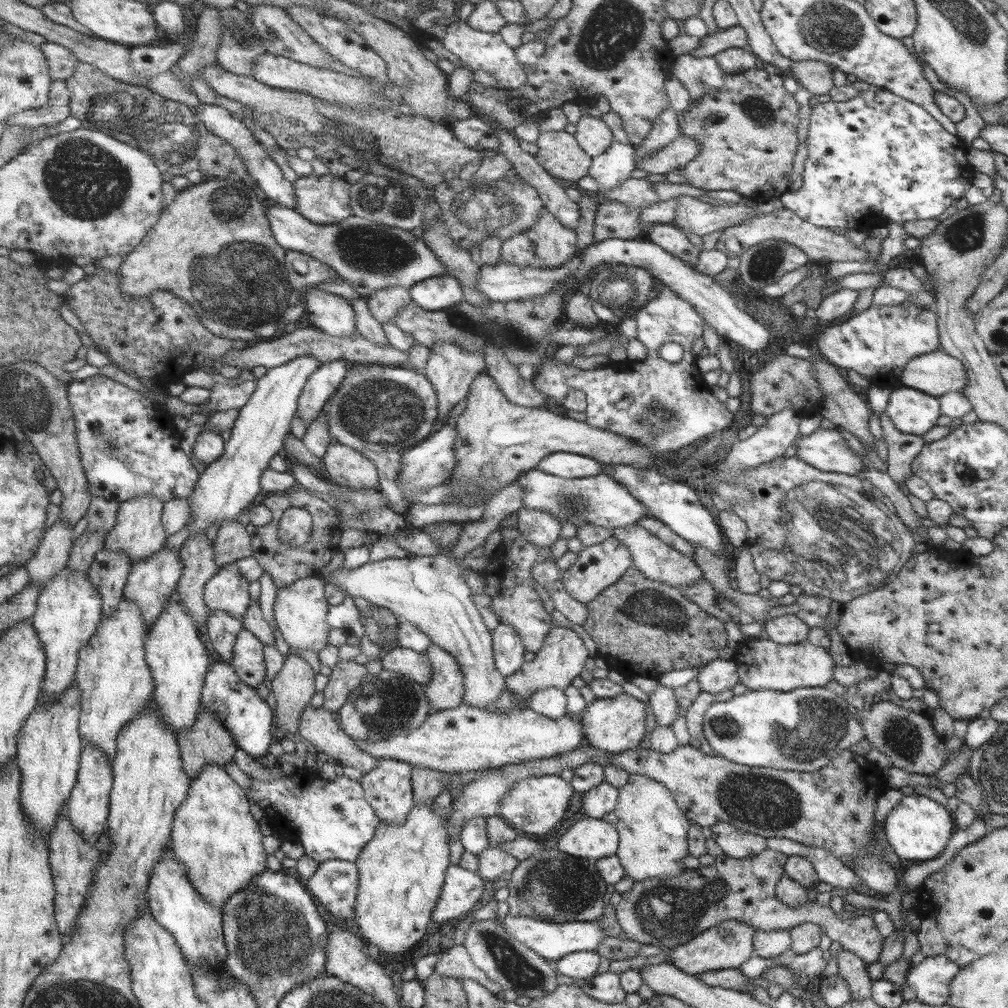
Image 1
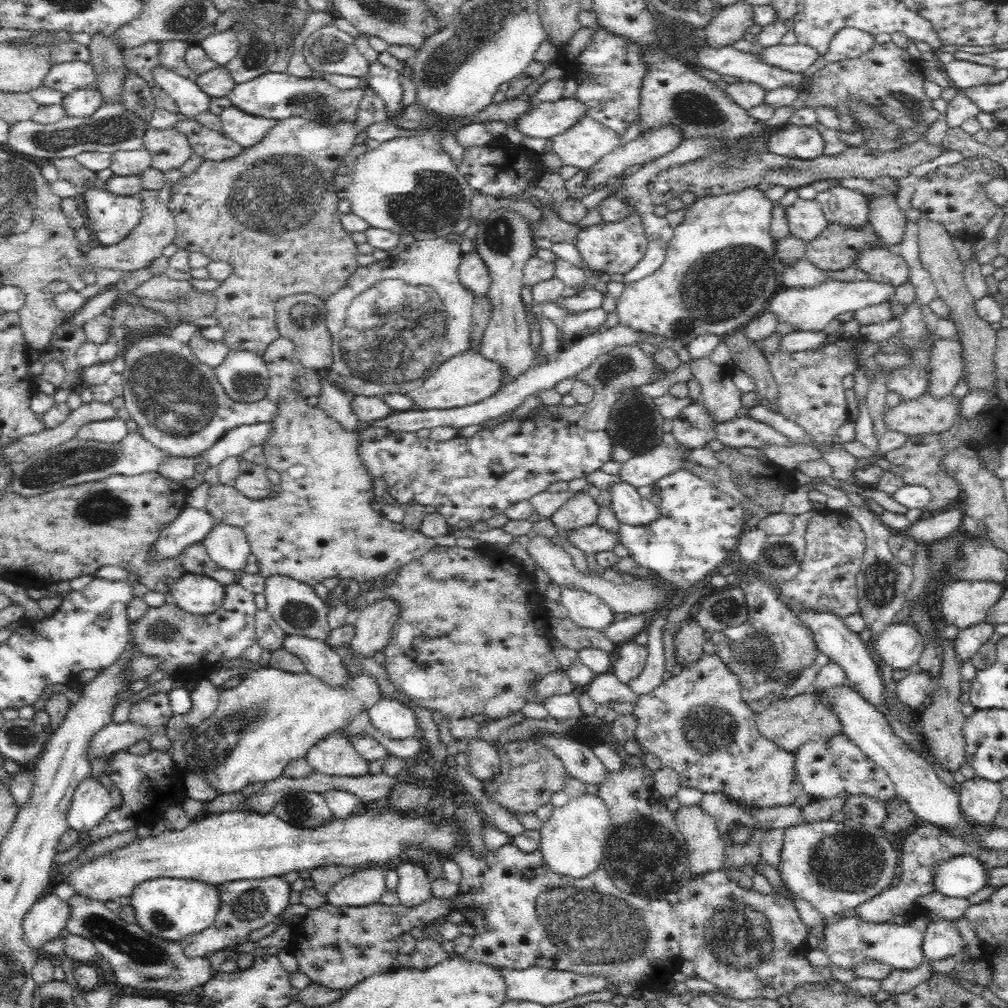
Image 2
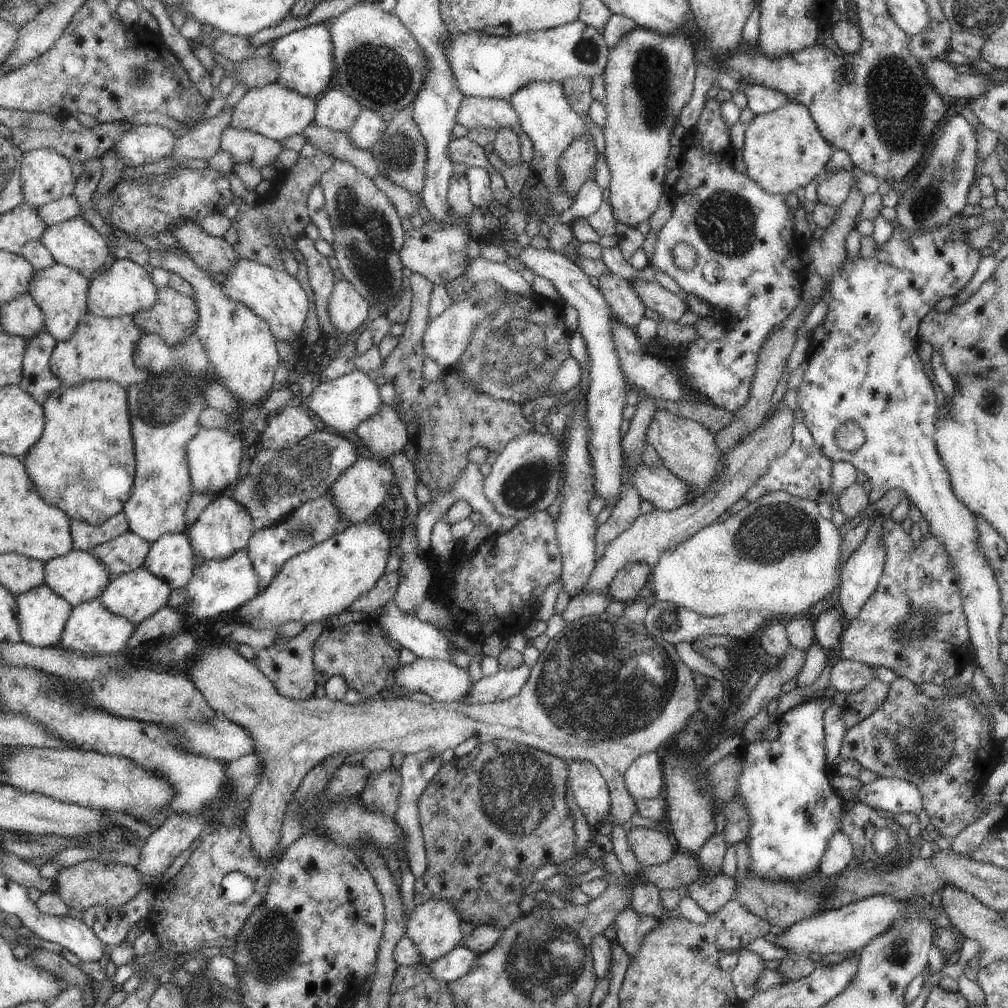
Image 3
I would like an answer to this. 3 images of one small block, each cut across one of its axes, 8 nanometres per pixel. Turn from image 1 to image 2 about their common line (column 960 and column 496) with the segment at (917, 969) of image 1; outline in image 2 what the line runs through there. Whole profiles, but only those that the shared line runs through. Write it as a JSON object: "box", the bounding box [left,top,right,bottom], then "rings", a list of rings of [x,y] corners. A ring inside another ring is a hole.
{"box":[496,966,606,1006],"rings":[[[496,966],[500,971],[500,976],[505,982],[505,996],[510,1001],[537,1002],[542,1006],[550,1004],[560,1004],[570,998],[590,994],[590,992],[600,992],[606,990],[606,977],[592,974],[570,973],[568,971],[548,970],[542,967],[532,966],[526,970],[512,970]]]}

